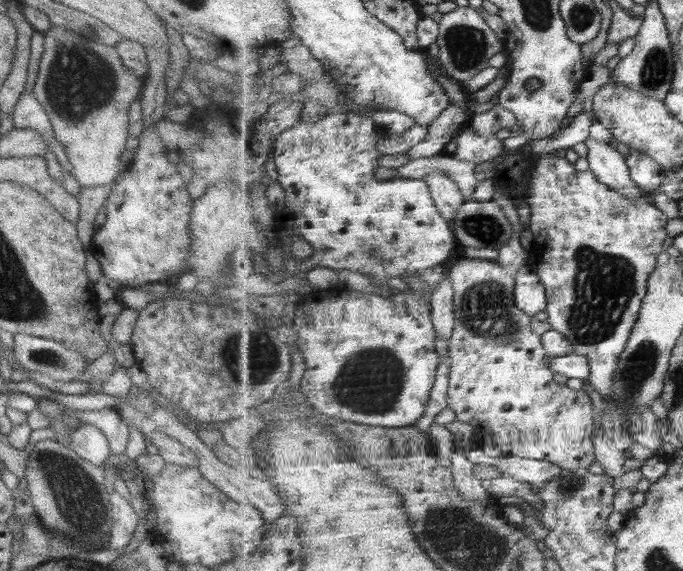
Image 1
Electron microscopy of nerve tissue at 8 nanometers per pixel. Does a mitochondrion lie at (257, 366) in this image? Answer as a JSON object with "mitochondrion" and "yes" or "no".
{"mitochondrion":"yes"}

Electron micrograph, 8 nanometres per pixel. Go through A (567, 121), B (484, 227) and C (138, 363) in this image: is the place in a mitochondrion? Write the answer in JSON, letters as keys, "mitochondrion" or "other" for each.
{"A":"other","B":"mitochondrion","C":"other"}

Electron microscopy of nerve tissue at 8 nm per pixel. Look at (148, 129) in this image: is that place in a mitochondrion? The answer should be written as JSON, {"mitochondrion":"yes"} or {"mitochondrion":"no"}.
{"mitochondrion":"no"}

